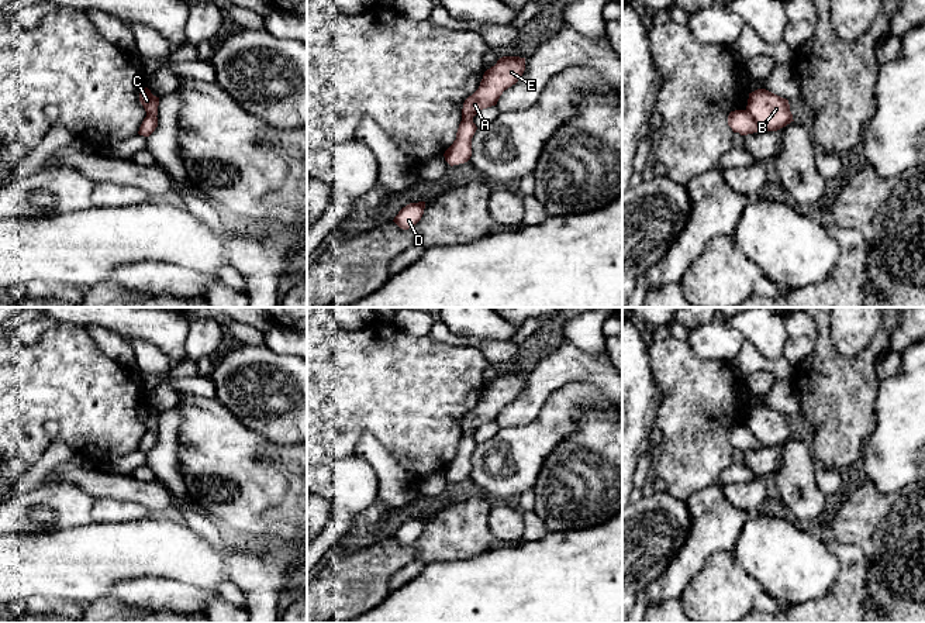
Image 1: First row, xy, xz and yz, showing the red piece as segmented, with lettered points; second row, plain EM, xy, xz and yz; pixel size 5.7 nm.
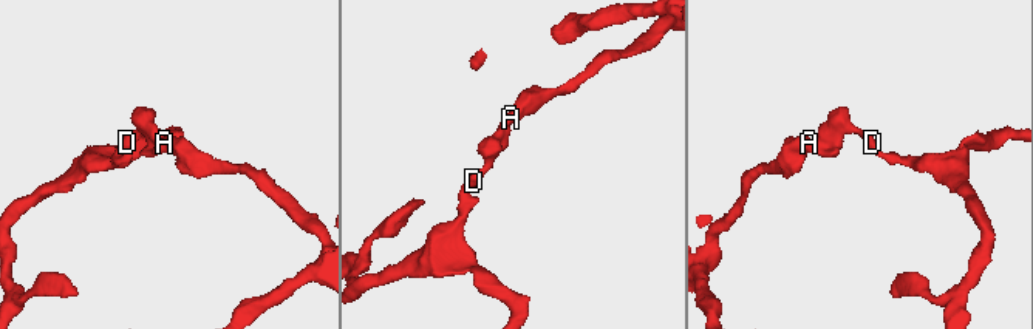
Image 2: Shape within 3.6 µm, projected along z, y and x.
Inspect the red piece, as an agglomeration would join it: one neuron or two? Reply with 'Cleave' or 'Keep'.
Cleave

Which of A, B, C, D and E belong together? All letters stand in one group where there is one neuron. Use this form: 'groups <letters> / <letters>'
groups A E / B C D

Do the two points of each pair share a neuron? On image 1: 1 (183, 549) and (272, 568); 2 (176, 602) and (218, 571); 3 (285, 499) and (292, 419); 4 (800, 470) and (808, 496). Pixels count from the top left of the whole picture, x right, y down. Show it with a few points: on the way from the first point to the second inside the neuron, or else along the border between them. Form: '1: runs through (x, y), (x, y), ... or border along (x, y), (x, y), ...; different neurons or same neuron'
1: runs through (206, 568), (249, 568); same neuron
2: border along (165, 578), (216, 591); different neurons
3: border along (258, 432), (276, 443), (292, 444); different neurons
4: runs through (800, 477), (800, 484), (804, 489); same neuron

